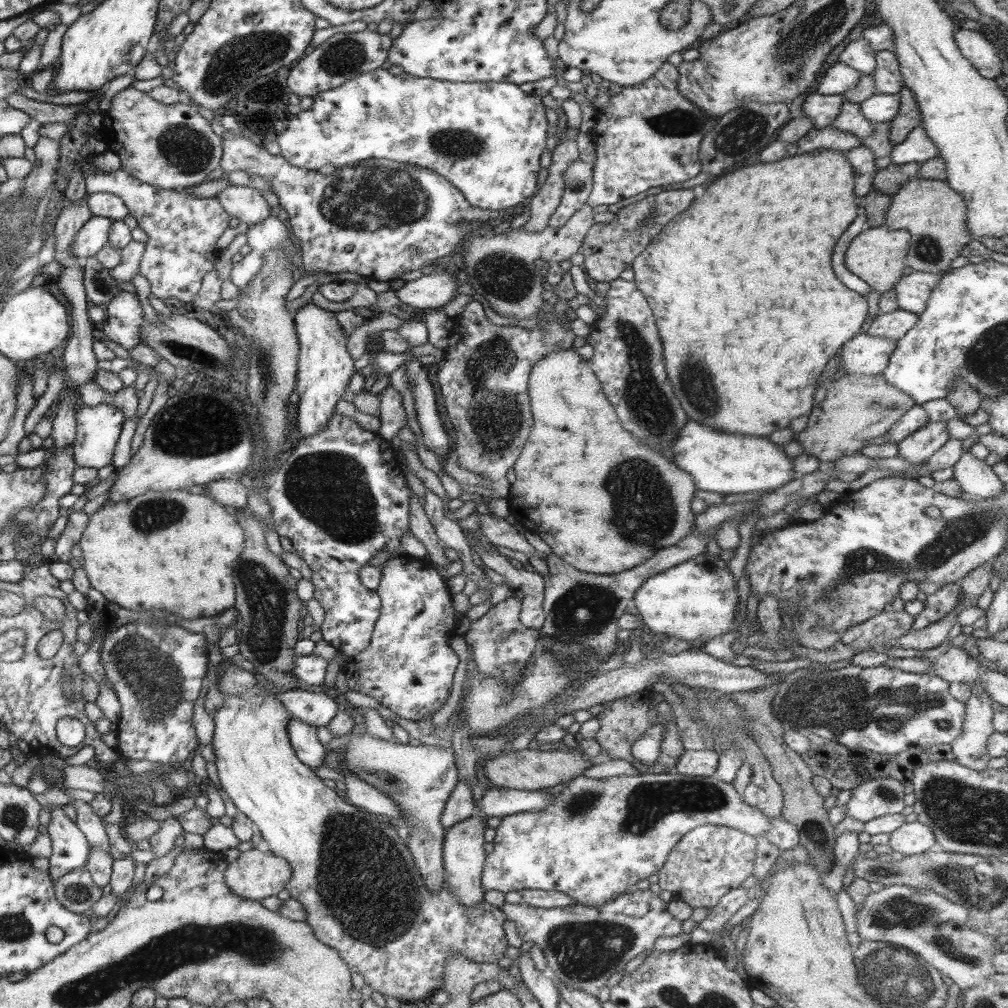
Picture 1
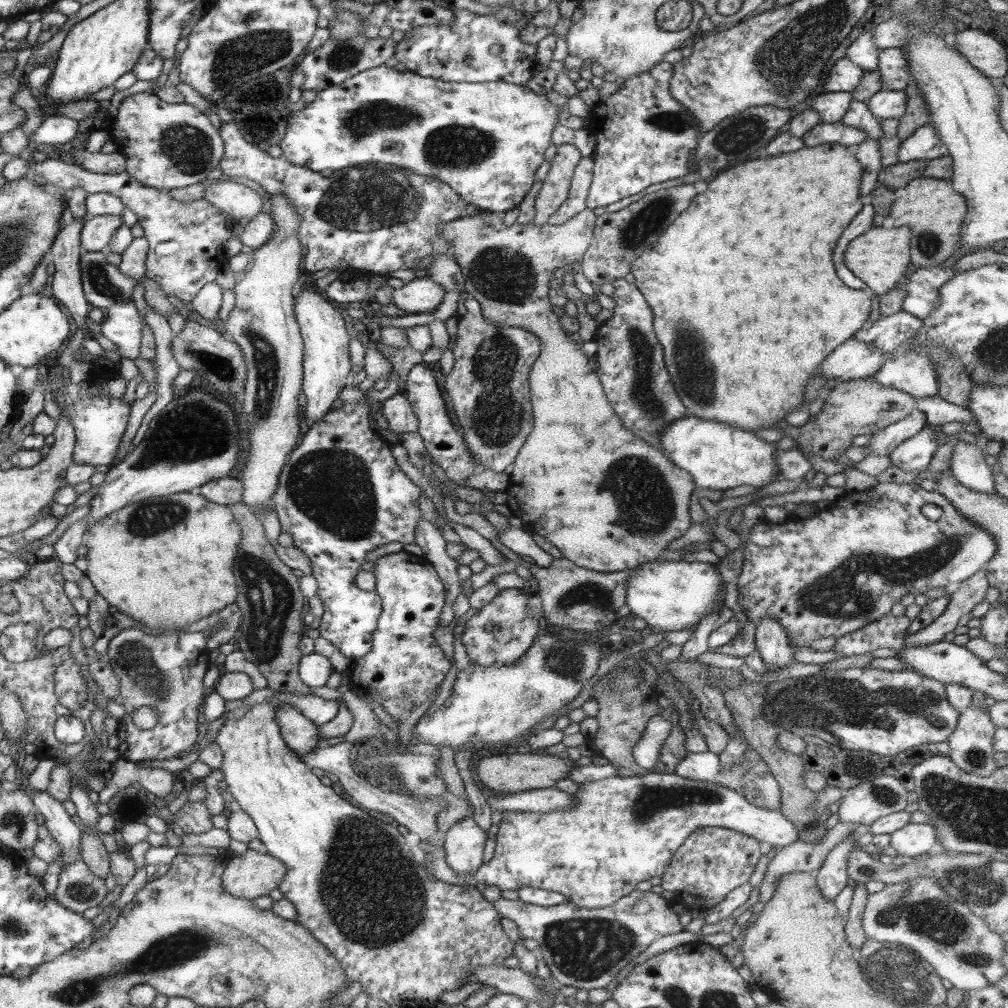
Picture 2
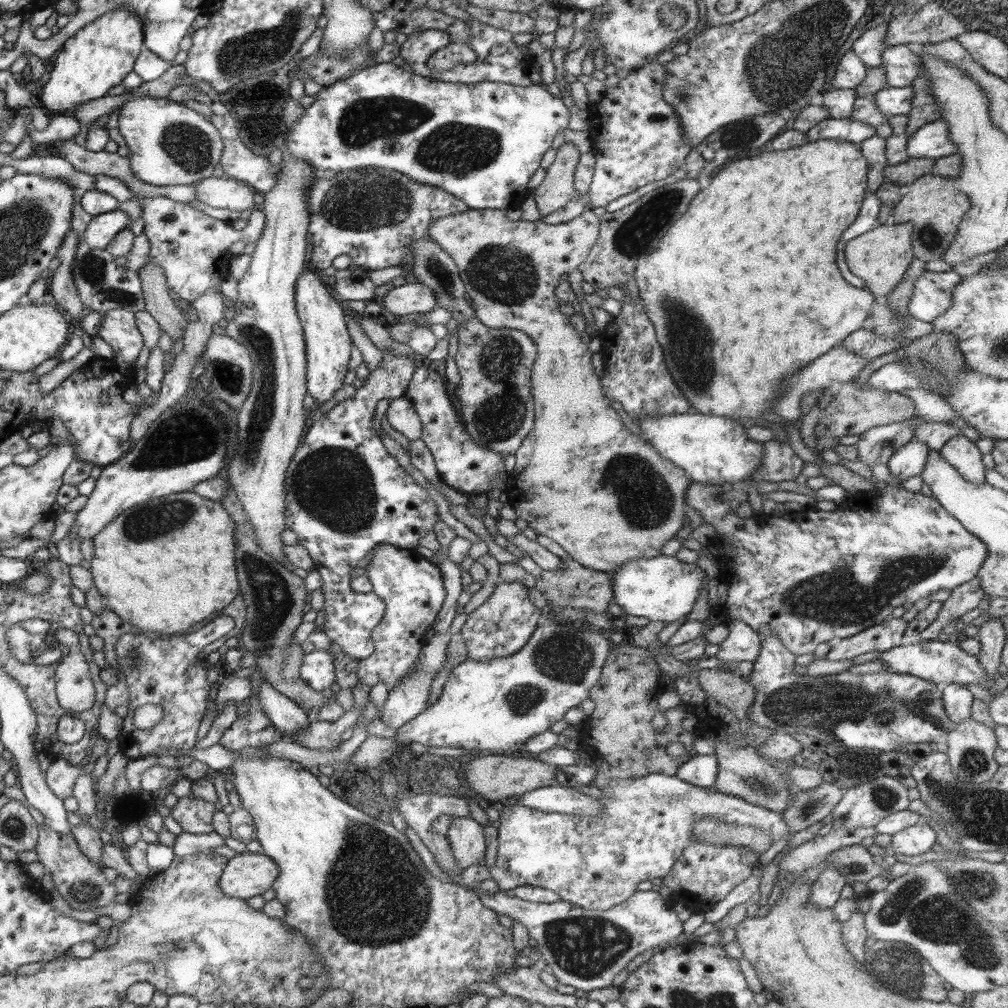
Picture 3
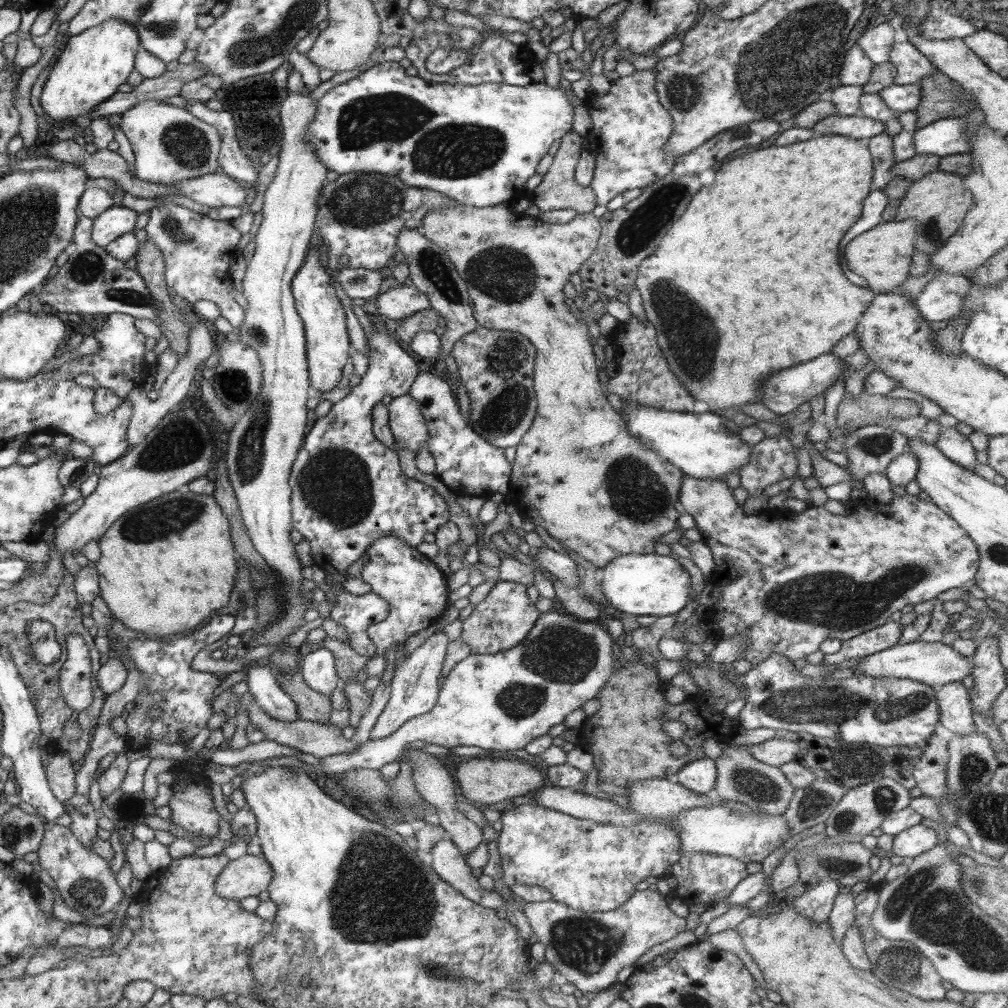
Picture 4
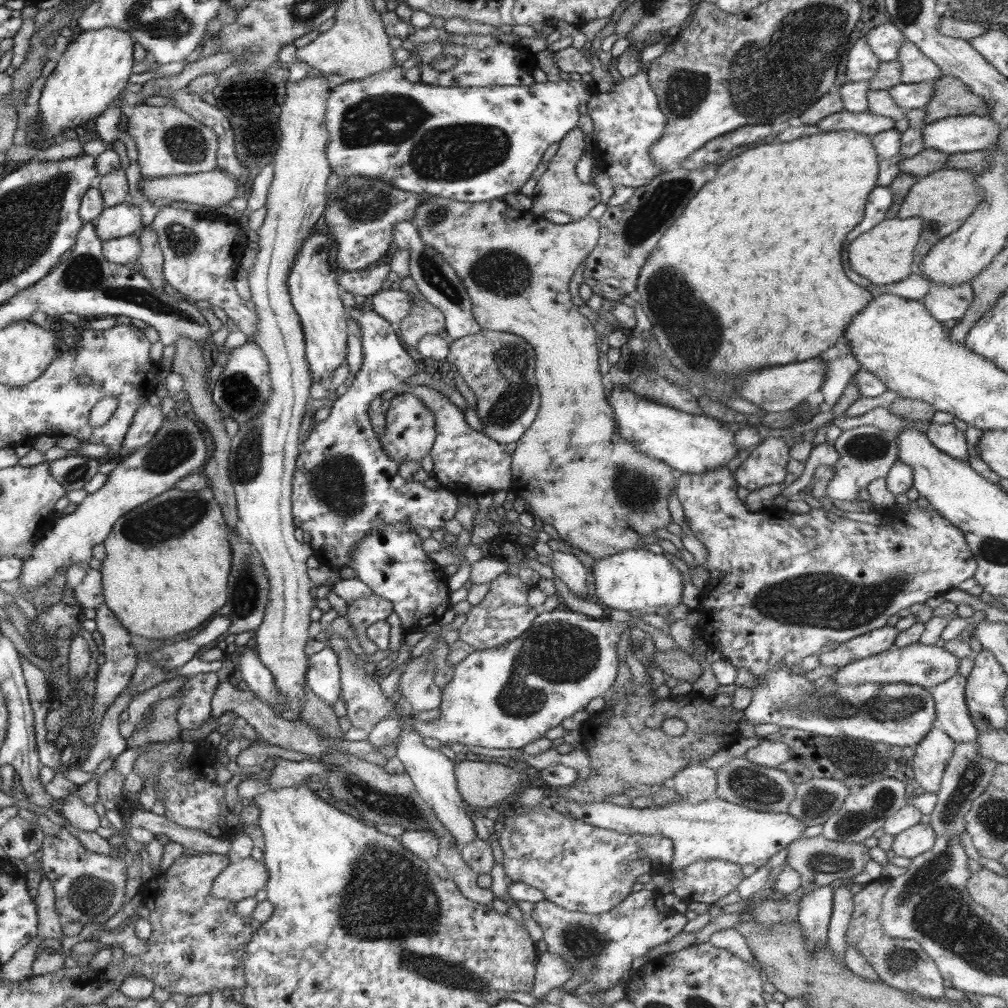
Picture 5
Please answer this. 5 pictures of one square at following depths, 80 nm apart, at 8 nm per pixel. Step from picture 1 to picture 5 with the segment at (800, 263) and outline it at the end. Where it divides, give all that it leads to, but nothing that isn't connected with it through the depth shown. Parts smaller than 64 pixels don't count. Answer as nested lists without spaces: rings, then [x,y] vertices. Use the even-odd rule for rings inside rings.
[[[852,130],[820,132],[790,142],[762,144],[734,156],[732,160],[728,160],[726,164],[718,168],[716,178],[710,184],[706,184],[700,192],[696,192],[694,200],[686,206],[684,214],[668,228],[658,241],[656,248],[653,248],[648,255],[640,271],[636,293],[639,295],[639,302],[646,316],[651,321],[651,330],[670,362],[694,384],[704,387],[707,390],[707,396],[712,400],[719,402],[722,397],[735,395],[733,380],[738,372],[799,363],[816,358],[820,353],[834,346],[840,337],[844,337],[852,317],[868,306],[873,299],[870,290],[846,278],[844,266],[842,266],[842,244],[846,240],[846,234],[852,232],[862,222],[868,194],[877,187],[879,158],[870,138],[871,136],[852,132]]]

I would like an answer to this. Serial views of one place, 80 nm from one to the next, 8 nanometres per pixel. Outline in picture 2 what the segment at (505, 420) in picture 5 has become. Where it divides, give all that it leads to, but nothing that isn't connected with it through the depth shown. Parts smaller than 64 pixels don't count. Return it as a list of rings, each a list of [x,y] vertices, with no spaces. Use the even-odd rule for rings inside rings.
[[[464,295],[461,306],[456,345],[452,350],[454,367],[442,385],[446,390],[444,396],[452,404],[465,443],[481,470],[503,472],[515,461],[534,426],[529,374],[542,345],[537,336],[523,328],[494,326],[488,322],[475,298]]]

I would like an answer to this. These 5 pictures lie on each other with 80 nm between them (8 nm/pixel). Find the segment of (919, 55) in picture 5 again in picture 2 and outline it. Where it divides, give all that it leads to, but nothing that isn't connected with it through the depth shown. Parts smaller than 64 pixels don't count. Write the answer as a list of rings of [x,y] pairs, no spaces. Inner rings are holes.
[[[900,48],[882,49],[878,55],[878,69],[882,89],[904,91],[911,82],[905,50]]]

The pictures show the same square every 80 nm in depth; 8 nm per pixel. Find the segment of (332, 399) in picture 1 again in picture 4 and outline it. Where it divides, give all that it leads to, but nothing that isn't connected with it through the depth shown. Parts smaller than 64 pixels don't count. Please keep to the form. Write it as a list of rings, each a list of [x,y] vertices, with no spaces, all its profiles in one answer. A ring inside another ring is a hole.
[[[319,243],[313,245],[312,250],[308,252],[307,260],[293,280],[292,290],[294,290],[298,313],[307,327],[308,368],[311,383],[321,394],[332,390],[342,378],[342,368],[348,364],[350,358],[350,340],[346,332],[344,308],[332,288],[332,278],[326,272],[326,266],[320,264],[322,248],[319,247]]]

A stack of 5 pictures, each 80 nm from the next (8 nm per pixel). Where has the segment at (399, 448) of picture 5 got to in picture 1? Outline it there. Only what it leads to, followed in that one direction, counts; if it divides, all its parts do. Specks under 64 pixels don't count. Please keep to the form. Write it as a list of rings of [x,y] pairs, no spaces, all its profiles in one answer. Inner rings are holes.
[[[388,383],[388,386],[380,393],[379,400],[381,427],[377,434],[391,442],[394,436],[408,424],[402,405],[402,395]]]

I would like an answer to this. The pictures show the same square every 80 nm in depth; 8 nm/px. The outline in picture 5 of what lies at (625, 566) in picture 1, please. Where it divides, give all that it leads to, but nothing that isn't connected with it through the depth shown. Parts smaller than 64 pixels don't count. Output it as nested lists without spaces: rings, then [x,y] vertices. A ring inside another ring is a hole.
[[[434,195],[429,199],[419,202],[416,207],[413,223],[416,225],[421,239],[444,257],[444,260],[456,271],[456,274],[463,280],[466,287],[474,318],[482,329],[498,332],[510,332],[528,341],[528,344],[535,350],[535,377],[536,386],[540,392],[540,404],[537,417],[530,425],[530,428],[516,441],[517,447],[511,454],[511,491],[517,498],[526,500],[531,510],[528,514],[533,517],[538,516],[544,524],[552,525],[559,538],[570,546],[580,549],[589,554],[594,561],[620,554],[624,550],[648,550],[640,545],[640,540],[644,536],[654,535],[657,529],[673,528],[673,520],[669,512],[668,498],[671,491],[676,488],[676,480],[679,473],[666,463],[655,458],[650,458],[642,454],[641,450],[636,450],[633,444],[624,440],[617,434],[616,419],[613,408],[608,404],[604,385],[605,378],[598,368],[598,352],[600,345],[596,343],[596,334],[600,327],[584,316],[573,303],[570,295],[570,281],[576,272],[580,262],[585,260],[588,253],[595,248],[599,241],[600,225],[599,221],[586,215],[580,220],[570,221],[568,224],[554,224],[546,220],[541,215],[534,214],[531,210],[518,210],[508,205],[503,199],[484,201],[479,203],[460,202],[449,198]]]

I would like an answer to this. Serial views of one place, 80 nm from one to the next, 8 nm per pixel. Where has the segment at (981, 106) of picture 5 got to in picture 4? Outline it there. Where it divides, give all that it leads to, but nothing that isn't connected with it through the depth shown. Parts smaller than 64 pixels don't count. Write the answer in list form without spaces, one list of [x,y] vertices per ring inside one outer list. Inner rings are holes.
[[[939,71],[924,77],[918,83],[922,87],[920,106],[916,108],[916,128],[948,117],[965,116],[967,106],[955,95],[956,82]]]

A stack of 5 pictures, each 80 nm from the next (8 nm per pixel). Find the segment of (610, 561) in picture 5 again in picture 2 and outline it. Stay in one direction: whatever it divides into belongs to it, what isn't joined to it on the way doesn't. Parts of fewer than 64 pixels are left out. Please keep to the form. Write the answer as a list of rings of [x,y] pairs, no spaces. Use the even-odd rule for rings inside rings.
[[[646,562],[631,572],[625,588],[625,604],[631,615],[644,619],[655,633],[696,630],[702,619],[725,606],[724,599],[717,602],[720,587],[725,585],[717,571],[716,564],[704,562]]]

